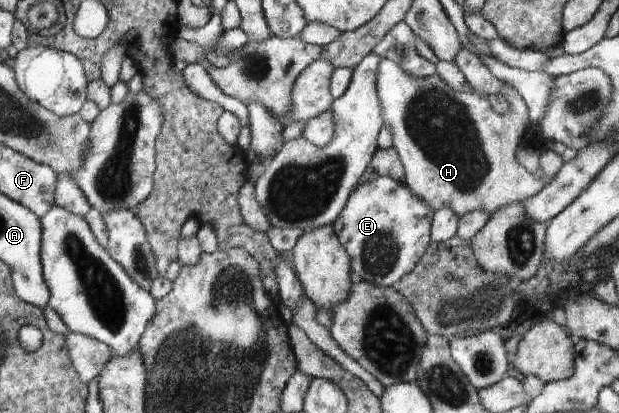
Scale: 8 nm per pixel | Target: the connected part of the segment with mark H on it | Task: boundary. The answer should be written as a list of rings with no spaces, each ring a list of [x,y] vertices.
[[[381,59],[379,63],[376,89],[382,106],[384,125],[390,128],[393,146],[404,166],[404,184],[419,200],[428,204],[433,212],[441,207],[451,207],[459,219],[473,211],[484,211],[491,216],[508,204],[521,203],[537,194],[547,182],[553,180],[564,165],[562,156],[548,148],[540,152],[537,174],[530,173],[518,163],[516,151],[532,124],[522,95],[507,82],[503,82],[501,92],[510,104],[509,112],[505,115],[495,113],[487,98],[476,92],[454,91],[437,74],[424,79],[413,78],[395,64],[395,61],[389,59]]]

